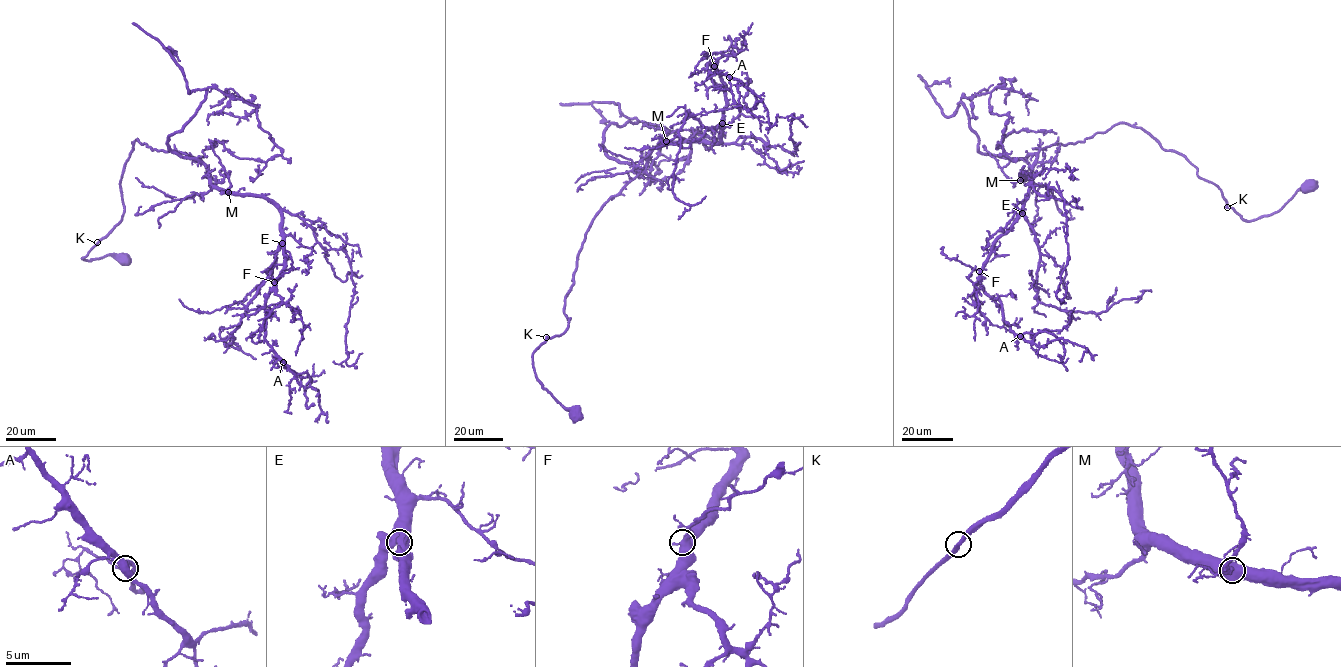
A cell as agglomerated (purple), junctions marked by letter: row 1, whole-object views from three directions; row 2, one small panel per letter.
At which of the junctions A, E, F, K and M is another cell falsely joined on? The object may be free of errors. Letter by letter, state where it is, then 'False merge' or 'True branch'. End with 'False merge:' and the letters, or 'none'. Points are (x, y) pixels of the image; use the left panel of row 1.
A: Place: (283, 362). True branch
E: Place: (282, 243). True branch
F: Place: (274, 282). True branch
K: Place: (97, 242). True branch
M: Place: (228, 192). True branch
False merge: none

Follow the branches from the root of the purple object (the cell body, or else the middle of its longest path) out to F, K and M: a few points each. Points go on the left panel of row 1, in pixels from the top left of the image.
F: (121, 259), (82, 258), (121, 220), (137, 138), (200, 159), (217, 187), (270, 199), (286, 259), (274, 282)
K: (121, 259), (108, 254), (91, 260), (82, 258), (97, 243)
M: (121, 259), (82, 258), (121, 220), (122, 173), (137, 138), (153, 150), (200, 159), (208, 182), (228, 192)

